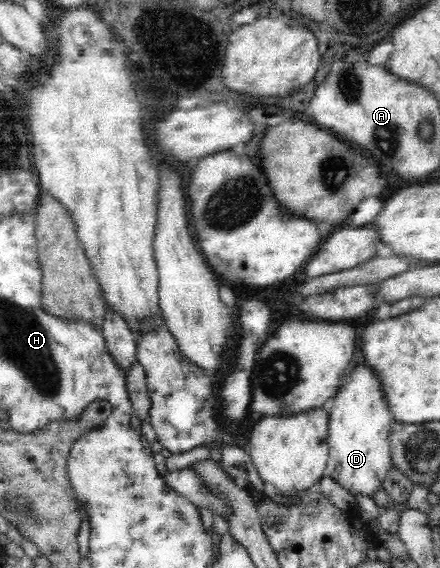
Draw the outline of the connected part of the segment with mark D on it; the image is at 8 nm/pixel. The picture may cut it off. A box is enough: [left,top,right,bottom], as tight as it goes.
[325,364,393,497]

